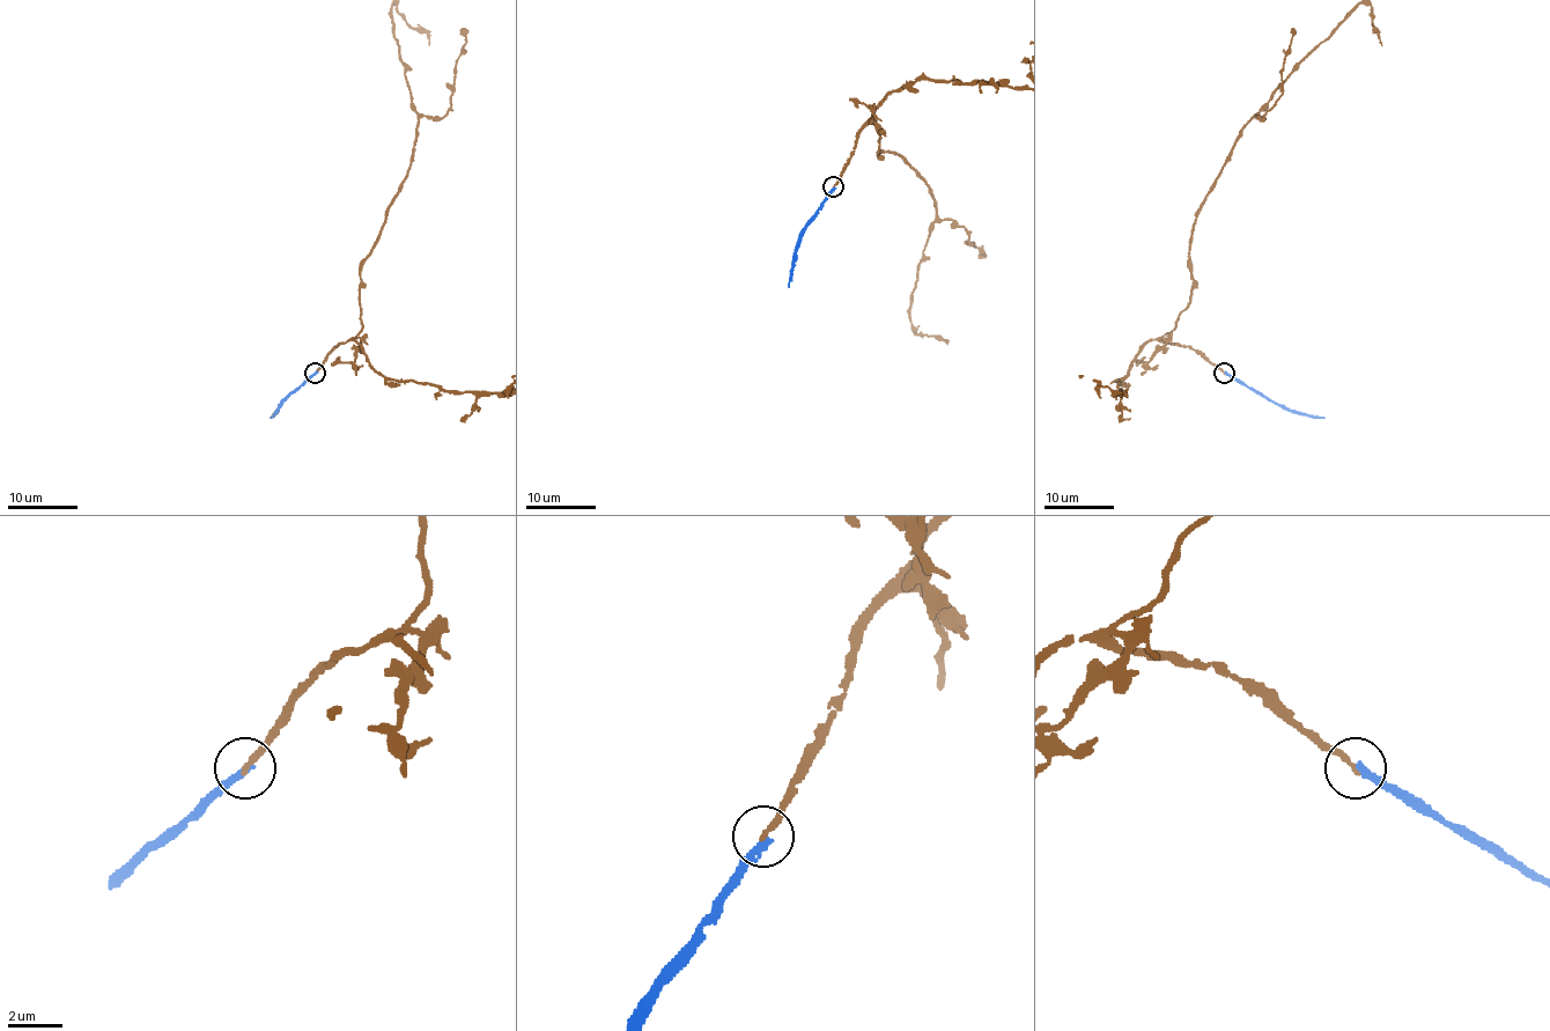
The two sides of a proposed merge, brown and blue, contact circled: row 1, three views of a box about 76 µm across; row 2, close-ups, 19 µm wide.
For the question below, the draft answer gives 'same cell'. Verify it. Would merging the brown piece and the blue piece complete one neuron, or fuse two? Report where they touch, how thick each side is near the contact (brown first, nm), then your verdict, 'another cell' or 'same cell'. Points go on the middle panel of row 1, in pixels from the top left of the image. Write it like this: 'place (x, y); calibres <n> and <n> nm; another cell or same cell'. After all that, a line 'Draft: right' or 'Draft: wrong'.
place (833, 186); calibres 240 and 280 nm; same cell
Draft: right

